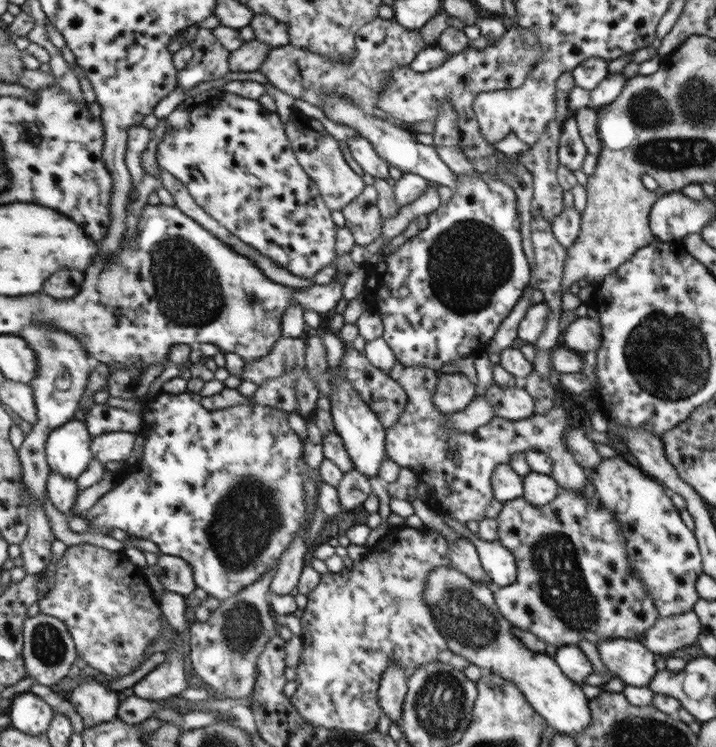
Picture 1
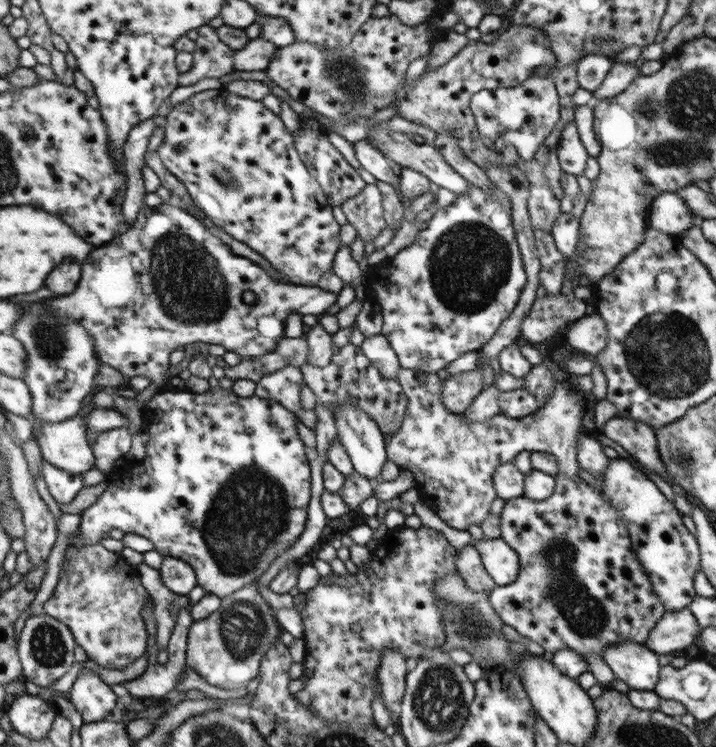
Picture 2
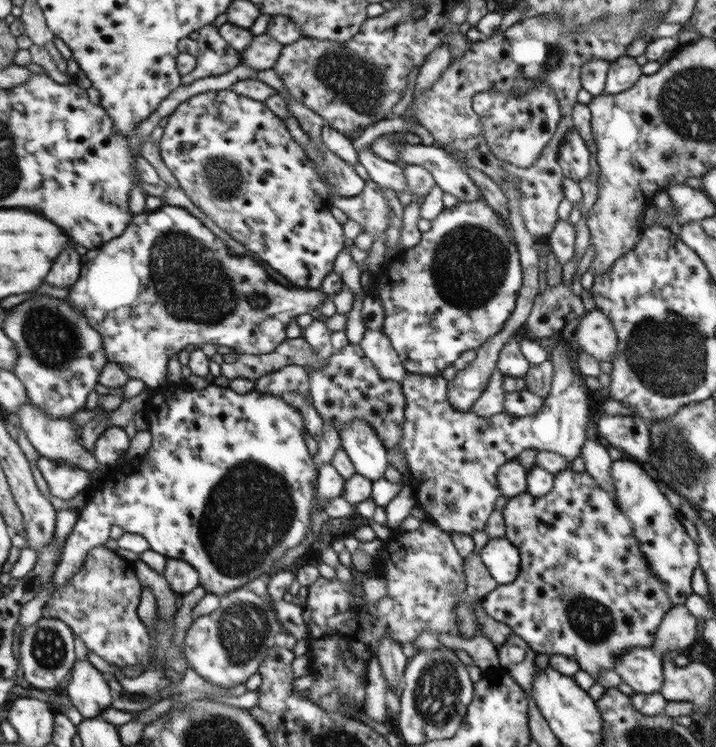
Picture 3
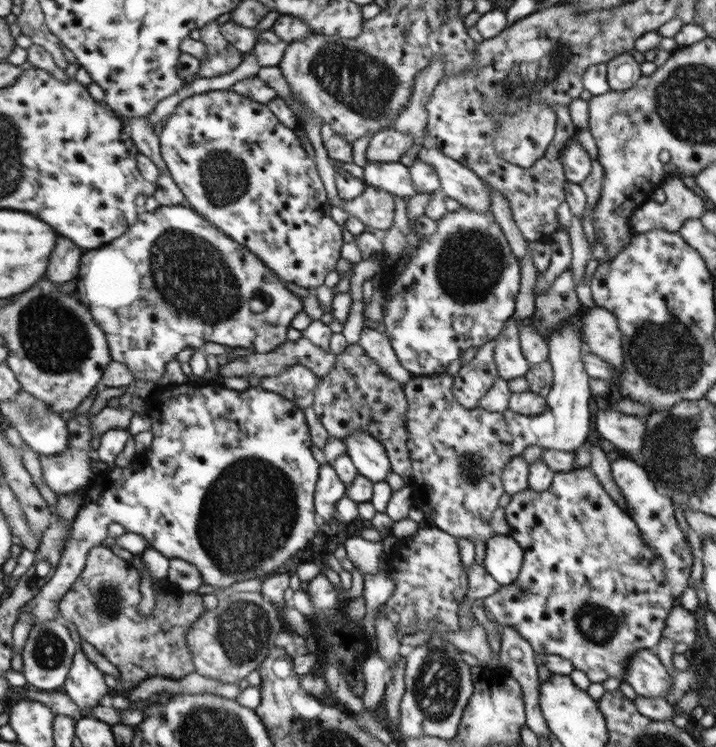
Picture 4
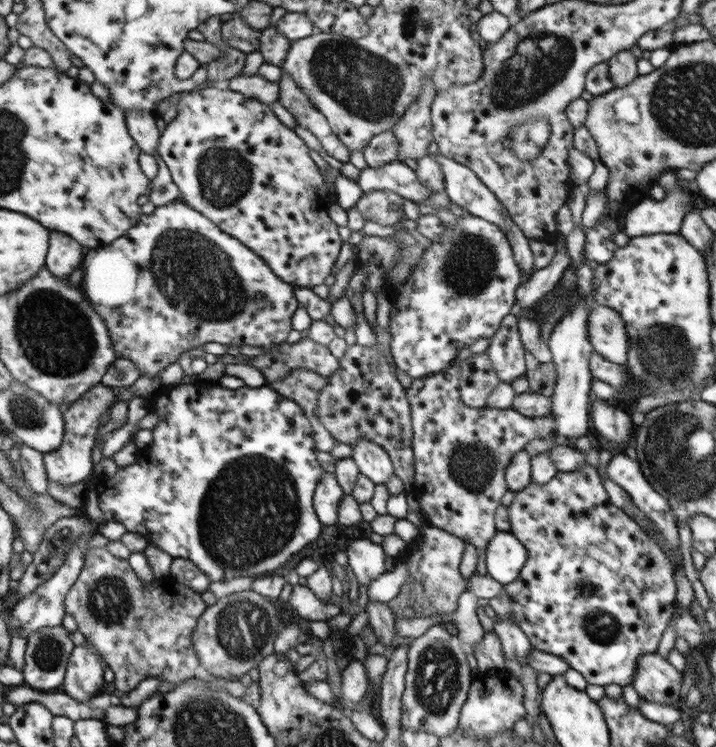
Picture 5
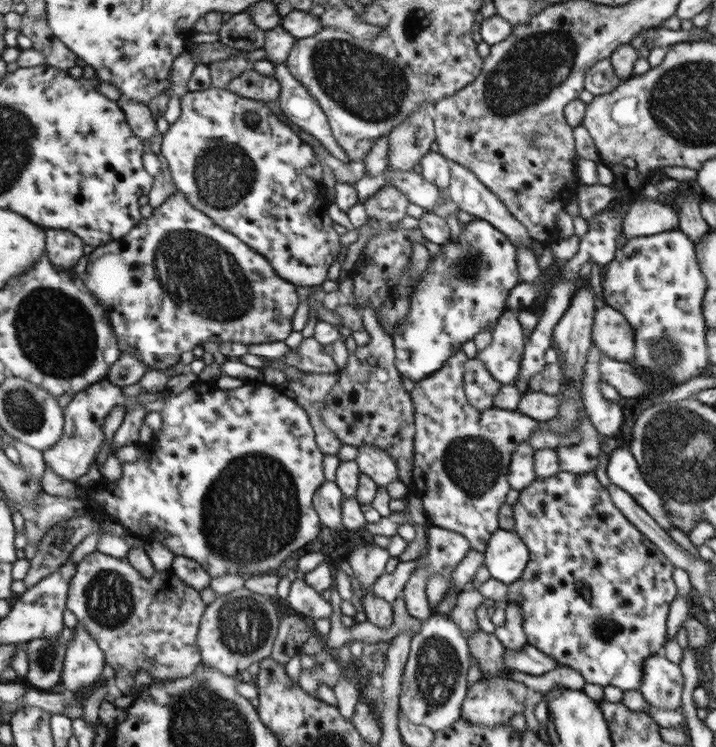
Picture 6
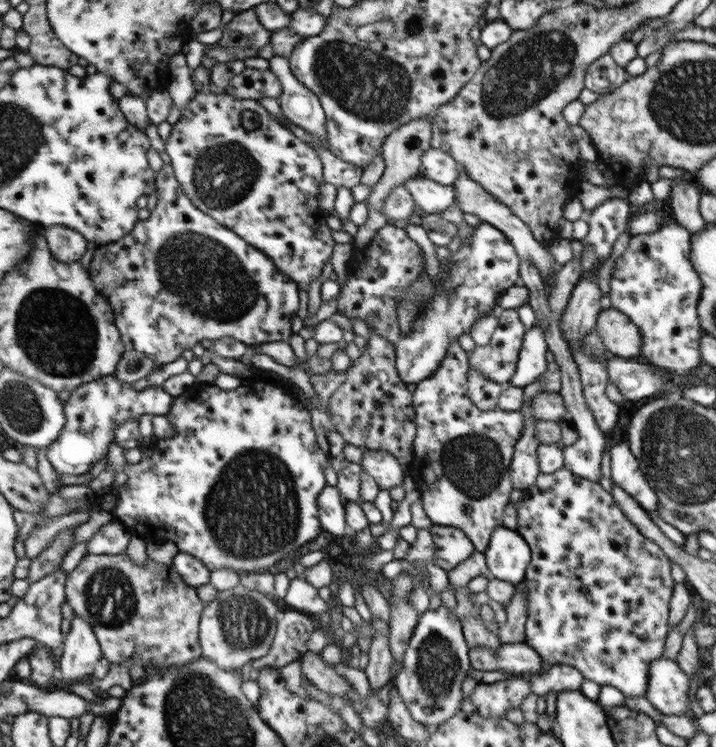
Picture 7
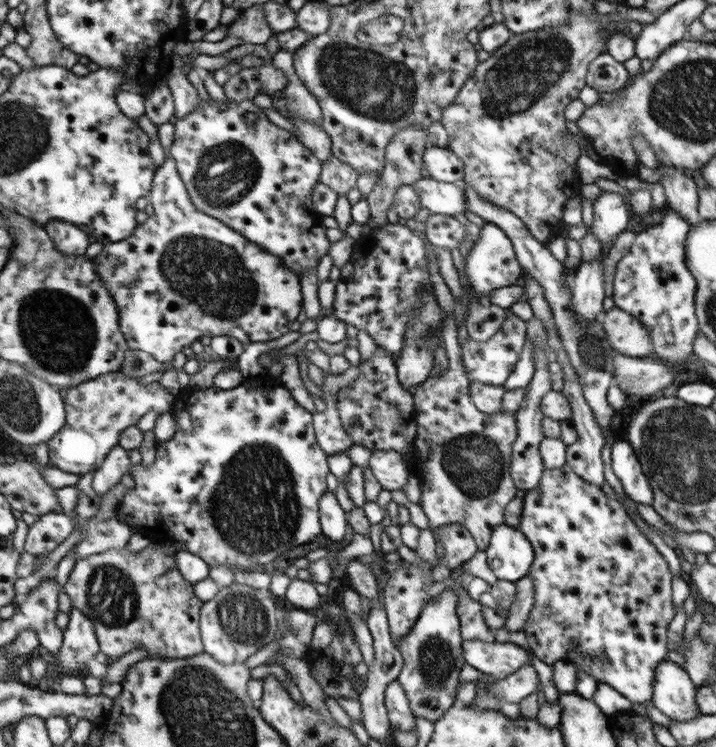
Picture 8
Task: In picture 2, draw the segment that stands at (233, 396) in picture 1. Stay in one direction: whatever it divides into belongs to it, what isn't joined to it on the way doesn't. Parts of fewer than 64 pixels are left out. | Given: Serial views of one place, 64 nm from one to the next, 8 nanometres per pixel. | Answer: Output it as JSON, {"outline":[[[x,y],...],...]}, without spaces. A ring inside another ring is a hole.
{"outline":[[[286,366],[277,372],[264,376],[255,388],[255,394],[264,399],[274,399],[296,417],[310,430],[316,430],[318,415],[315,409],[304,409],[300,404],[300,394],[305,386],[305,379],[300,367]]]}

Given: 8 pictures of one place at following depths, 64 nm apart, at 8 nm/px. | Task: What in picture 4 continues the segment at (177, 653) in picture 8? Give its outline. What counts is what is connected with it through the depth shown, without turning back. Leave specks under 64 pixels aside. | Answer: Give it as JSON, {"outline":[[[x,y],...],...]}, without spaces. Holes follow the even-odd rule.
{"outline":[[[109,543],[102,544],[92,549],[89,565],[82,572],[82,576],[76,581],[71,592],[68,592],[64,600],[60,602],[61,620],[76,624],[81,637],[91,643],[100,653],[103,653],[106,660],[120,670],[120,678],[122,678],[124,688],[119,686],[119,692],[127,694],[130,684],[136,684],[136,682],[152,676],[180,680],[184,676],[192,674],[196,671],[196,667],[194,659],[192,659],[192,652],[186,643],[186,634],[192,624],[204,613],[202,597],[196,591],[185,592],[168,582],[168,585],[163,588],[165,594],[156,595],[157,601],[152,613],[142,616],[138,612],[138,604],[142,600],[140,590],[138,590],[140,587],[138,569],[132,565],[131,561],[116,556],[108,549],[108,545]]]}

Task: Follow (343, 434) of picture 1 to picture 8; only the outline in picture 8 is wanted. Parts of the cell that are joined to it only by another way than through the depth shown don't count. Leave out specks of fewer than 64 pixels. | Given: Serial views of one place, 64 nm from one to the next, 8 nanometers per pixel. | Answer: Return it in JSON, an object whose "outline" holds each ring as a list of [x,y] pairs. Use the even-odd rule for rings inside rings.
{"outline":[[[376,450],[369,459],[368,467],[378,483],[386,490],[402,490],[408,484],[408,478],[412,474],[409,470],[410,463],[394,450]]]}

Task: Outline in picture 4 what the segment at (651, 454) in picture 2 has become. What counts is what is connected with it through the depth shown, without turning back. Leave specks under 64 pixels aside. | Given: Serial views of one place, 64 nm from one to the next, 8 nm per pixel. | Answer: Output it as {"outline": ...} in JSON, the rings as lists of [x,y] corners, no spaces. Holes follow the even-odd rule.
{"outline":[[[605,407],[596,414],[596,430],[607,447],[628,455],[641,452],[646,424],[637,416]]]}

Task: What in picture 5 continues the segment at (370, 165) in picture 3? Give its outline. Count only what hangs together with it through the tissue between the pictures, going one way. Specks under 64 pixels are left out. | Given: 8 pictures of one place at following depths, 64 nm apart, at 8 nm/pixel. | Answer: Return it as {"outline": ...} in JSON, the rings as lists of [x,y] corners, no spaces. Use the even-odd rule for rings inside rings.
{"outline":[[[395,160],[380,168],[364,168],[356,181],[364,194],[372,190],[389,190],[414,203],[426,202],[435,192],[420,183],[419,176],[413,169]]]}

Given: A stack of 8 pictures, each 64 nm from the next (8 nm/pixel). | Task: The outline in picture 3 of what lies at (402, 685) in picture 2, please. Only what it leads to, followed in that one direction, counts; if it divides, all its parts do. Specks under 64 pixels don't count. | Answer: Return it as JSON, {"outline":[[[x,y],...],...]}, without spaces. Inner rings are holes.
{"outline":[[[386,635],[376,650],[376,658],[378,658],[380,667],[388,679],[388,689],[394,692],[400,679],[403,679],[408,662],[402,652],[402,645],[398,641],[394,641],[390,635]]]}

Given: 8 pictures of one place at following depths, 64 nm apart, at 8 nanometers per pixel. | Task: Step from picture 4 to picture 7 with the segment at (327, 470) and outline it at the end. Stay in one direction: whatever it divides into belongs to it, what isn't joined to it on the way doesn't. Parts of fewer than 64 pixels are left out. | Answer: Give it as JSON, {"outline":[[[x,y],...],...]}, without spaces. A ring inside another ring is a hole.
{"outline":[[[325,486],[316,503],[320,510],[320,520],[323,521],[326,532],[330,532],[332,536],[336,537],[344,536],[350,532],[346,524],[343,497],[337,486]]]}

